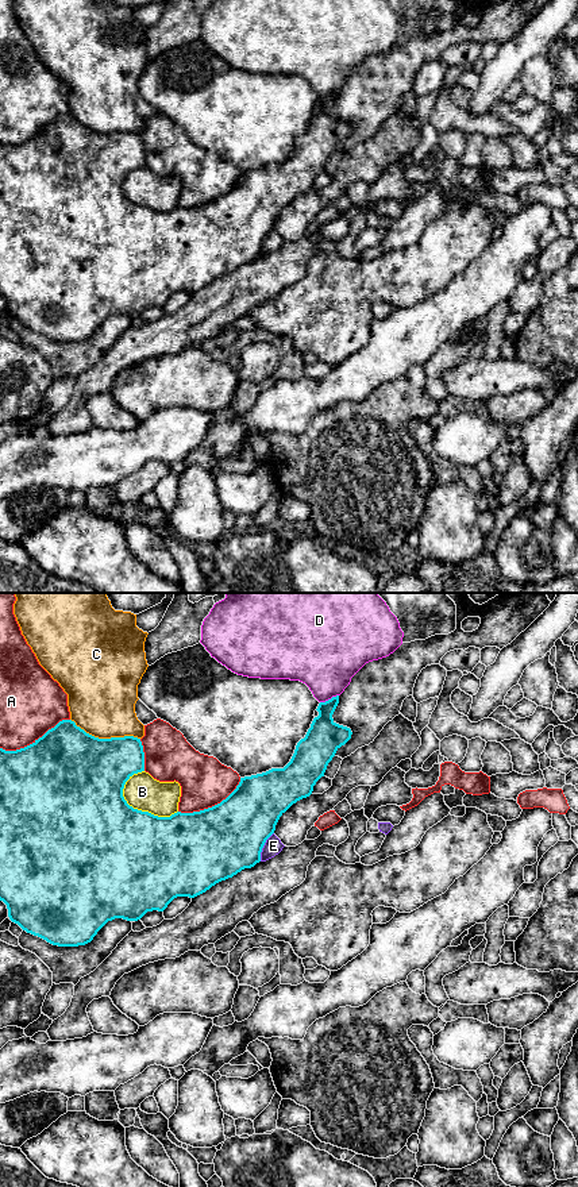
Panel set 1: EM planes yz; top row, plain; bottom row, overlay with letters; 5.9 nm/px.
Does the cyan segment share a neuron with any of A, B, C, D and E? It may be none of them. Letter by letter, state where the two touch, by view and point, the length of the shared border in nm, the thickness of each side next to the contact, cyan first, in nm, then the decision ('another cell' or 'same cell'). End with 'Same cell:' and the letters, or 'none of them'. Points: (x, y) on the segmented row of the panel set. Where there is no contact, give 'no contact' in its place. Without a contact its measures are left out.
A: yz (35, 740) | 460 nm | 500/380 nm | another cell
B: yz (141, 810) | 360 nm | 500/220 nm | another cell
C: yz (106, 739) | 440 nm | 480/400 nm | another cell
D: yz (328, 700) | 120 nm | 200/380 nm | another cell
E: yz (262, 847) | 190 nm | 420/110 nm | another cell
Same cell: none of them

